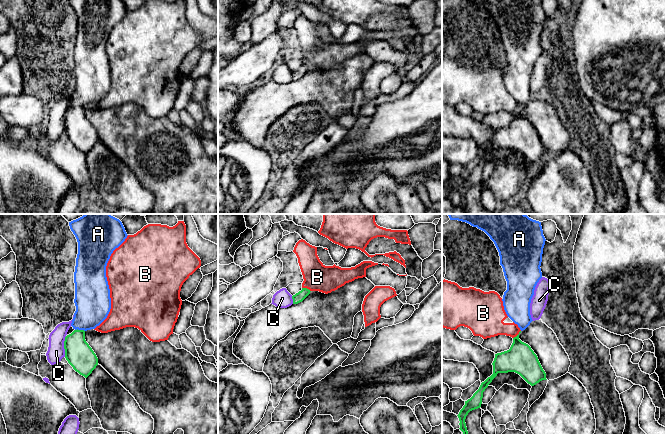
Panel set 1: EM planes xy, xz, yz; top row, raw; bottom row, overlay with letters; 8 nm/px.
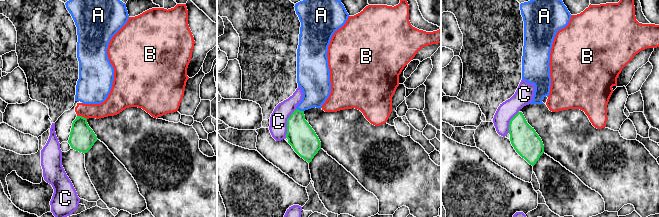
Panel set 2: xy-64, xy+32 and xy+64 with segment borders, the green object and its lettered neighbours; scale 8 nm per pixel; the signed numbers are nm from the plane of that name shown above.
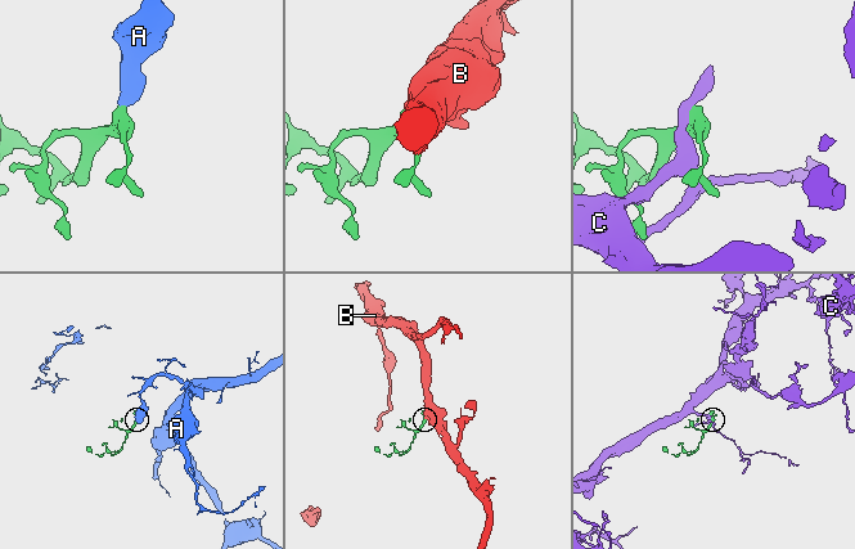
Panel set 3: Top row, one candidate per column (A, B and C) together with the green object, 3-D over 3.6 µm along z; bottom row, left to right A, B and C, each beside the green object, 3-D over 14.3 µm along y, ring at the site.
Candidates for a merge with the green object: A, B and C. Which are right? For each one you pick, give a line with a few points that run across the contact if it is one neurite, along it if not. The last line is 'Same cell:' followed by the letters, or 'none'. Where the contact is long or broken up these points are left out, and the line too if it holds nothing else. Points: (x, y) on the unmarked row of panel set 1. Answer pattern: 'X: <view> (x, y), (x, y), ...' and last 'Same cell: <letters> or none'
A: xy (78, 129), (80, 106), (93, 79)
Same cell: A

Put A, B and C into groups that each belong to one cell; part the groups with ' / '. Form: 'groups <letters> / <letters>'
groups A / B / C

